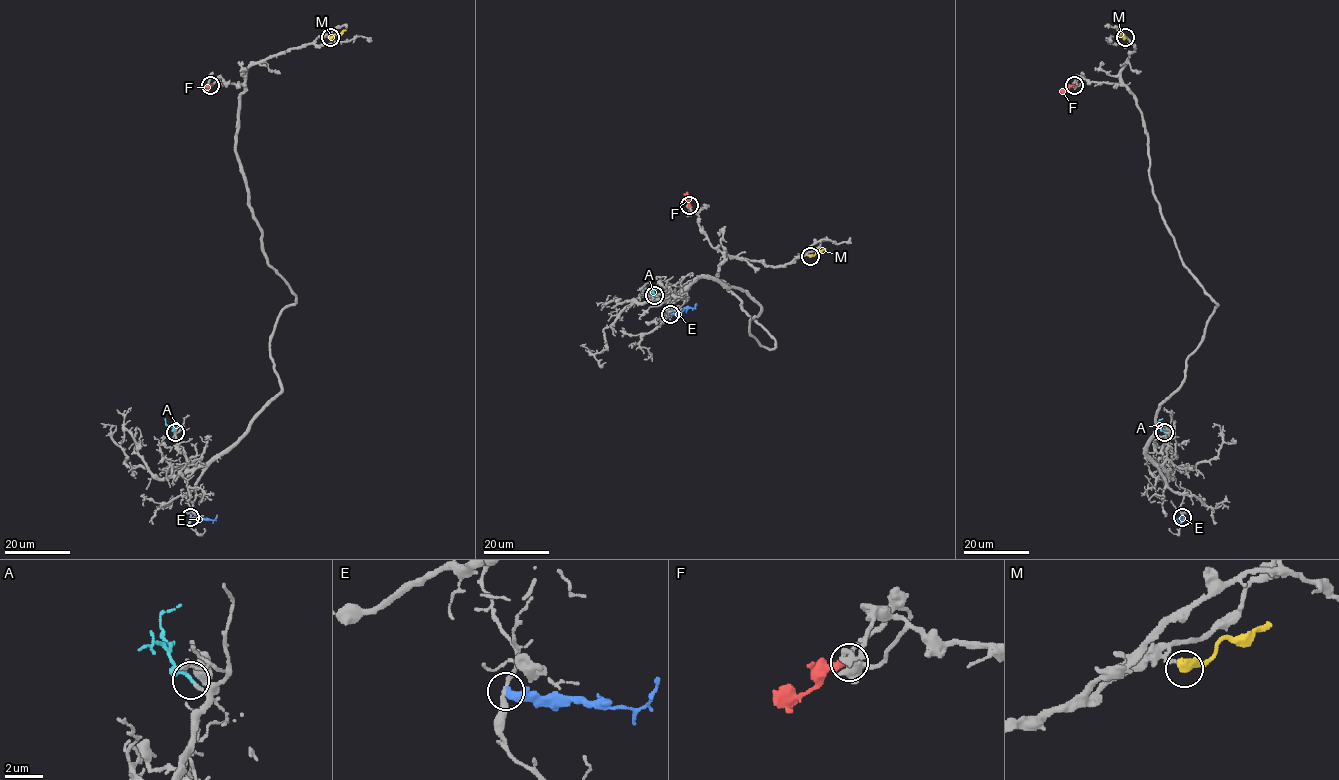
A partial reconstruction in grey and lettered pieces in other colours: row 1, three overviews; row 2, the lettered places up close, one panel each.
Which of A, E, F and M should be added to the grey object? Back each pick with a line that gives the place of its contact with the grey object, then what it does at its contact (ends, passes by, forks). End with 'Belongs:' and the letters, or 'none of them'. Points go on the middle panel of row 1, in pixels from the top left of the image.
A: (654, 295) | it ends
Belongs: A

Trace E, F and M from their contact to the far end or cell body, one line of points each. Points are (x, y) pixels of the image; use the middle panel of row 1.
E: (670, 314), (694, 308), (696, 303)
F: (689, 205), (686, 192)
M: (810, 256), (825, 248)

